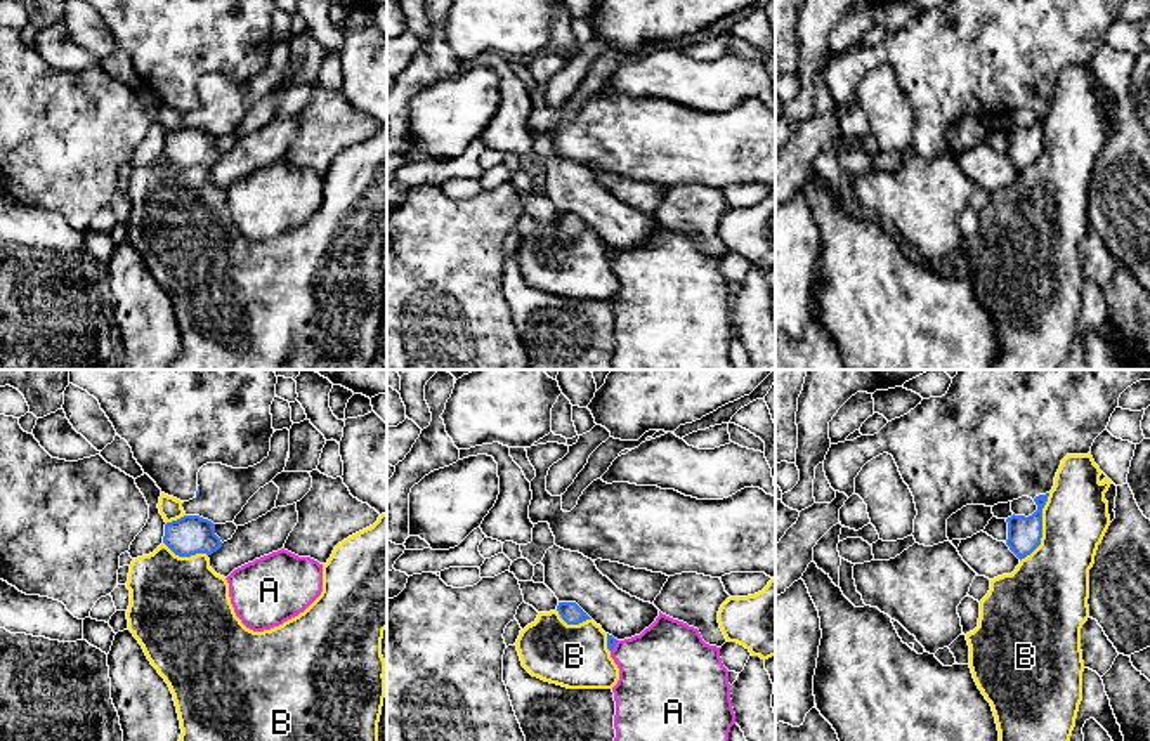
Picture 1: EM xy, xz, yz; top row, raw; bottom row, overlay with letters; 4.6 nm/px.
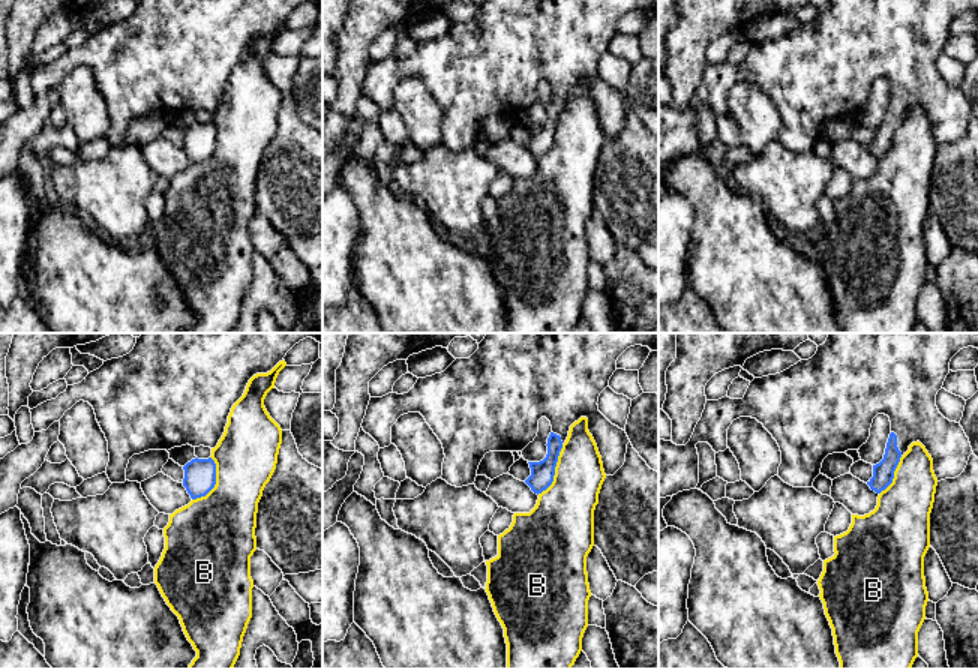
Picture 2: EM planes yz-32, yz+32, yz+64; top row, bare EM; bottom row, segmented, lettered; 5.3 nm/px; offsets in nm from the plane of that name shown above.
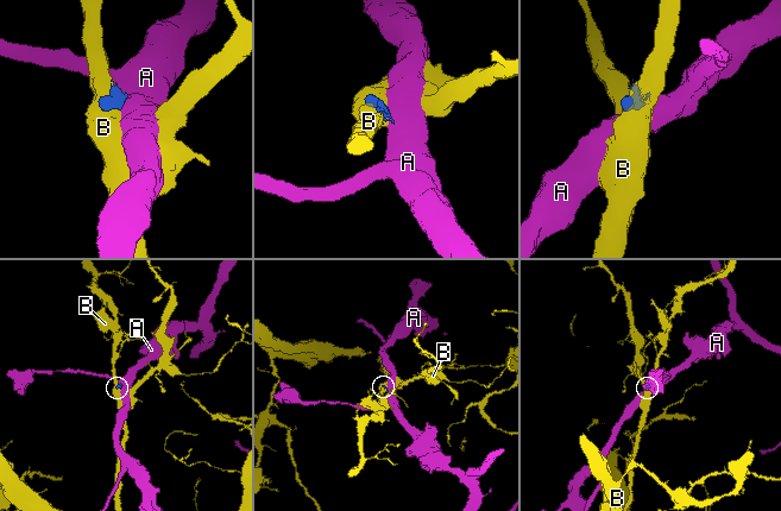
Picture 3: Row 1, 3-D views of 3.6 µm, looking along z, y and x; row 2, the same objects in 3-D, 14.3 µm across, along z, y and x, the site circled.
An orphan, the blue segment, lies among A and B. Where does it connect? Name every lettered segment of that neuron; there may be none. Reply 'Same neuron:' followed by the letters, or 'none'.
Same neuron: none

